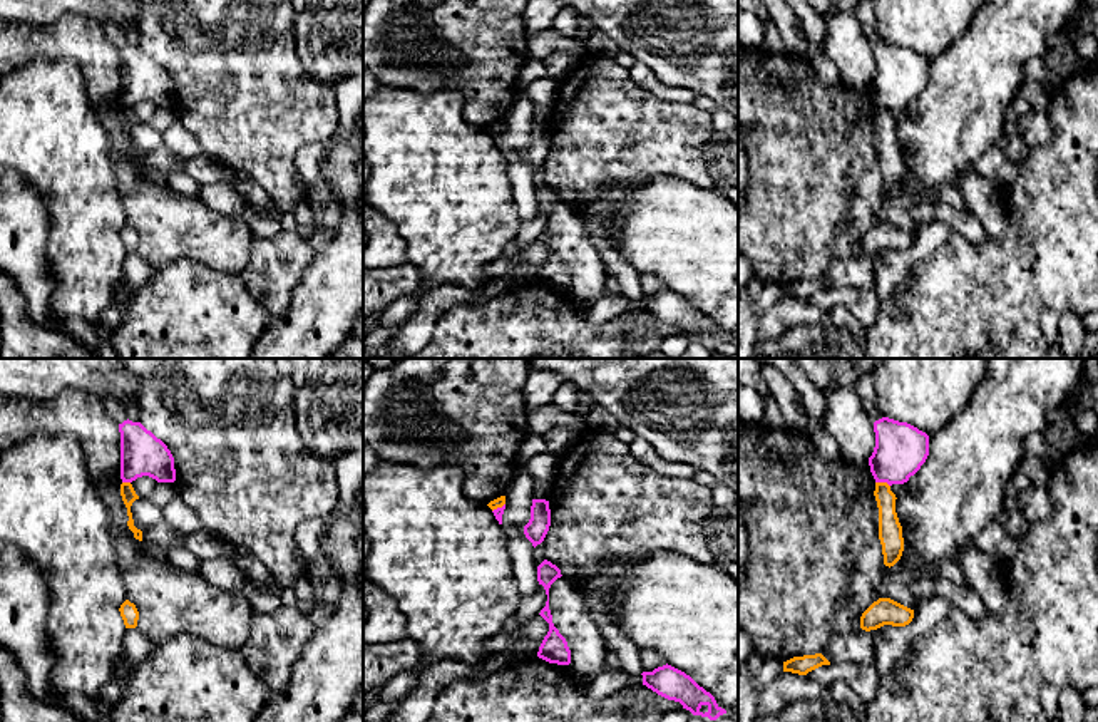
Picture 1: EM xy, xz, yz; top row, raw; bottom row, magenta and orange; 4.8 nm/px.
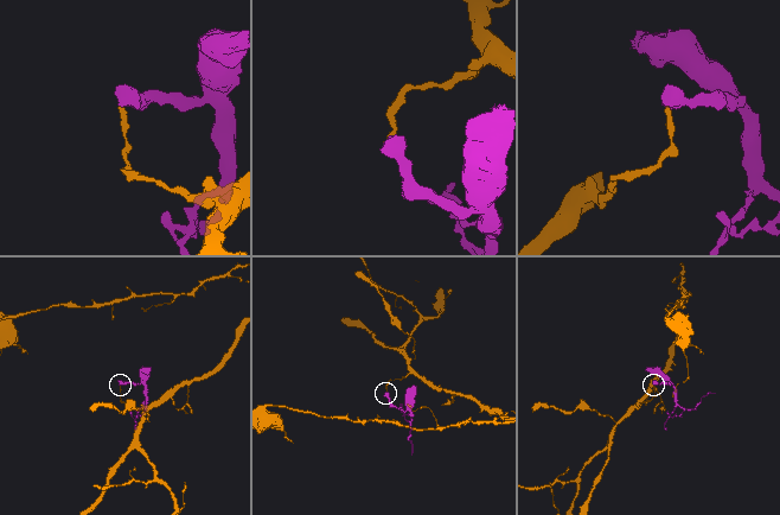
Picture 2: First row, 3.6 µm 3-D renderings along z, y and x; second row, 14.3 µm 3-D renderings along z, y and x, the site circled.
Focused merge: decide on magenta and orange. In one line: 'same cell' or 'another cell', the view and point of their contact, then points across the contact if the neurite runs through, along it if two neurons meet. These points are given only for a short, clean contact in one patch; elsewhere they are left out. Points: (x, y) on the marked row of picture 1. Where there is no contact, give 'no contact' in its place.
another cell | yz (882, 481) | along yz (876, 481), (884, 481), (889, 486)

